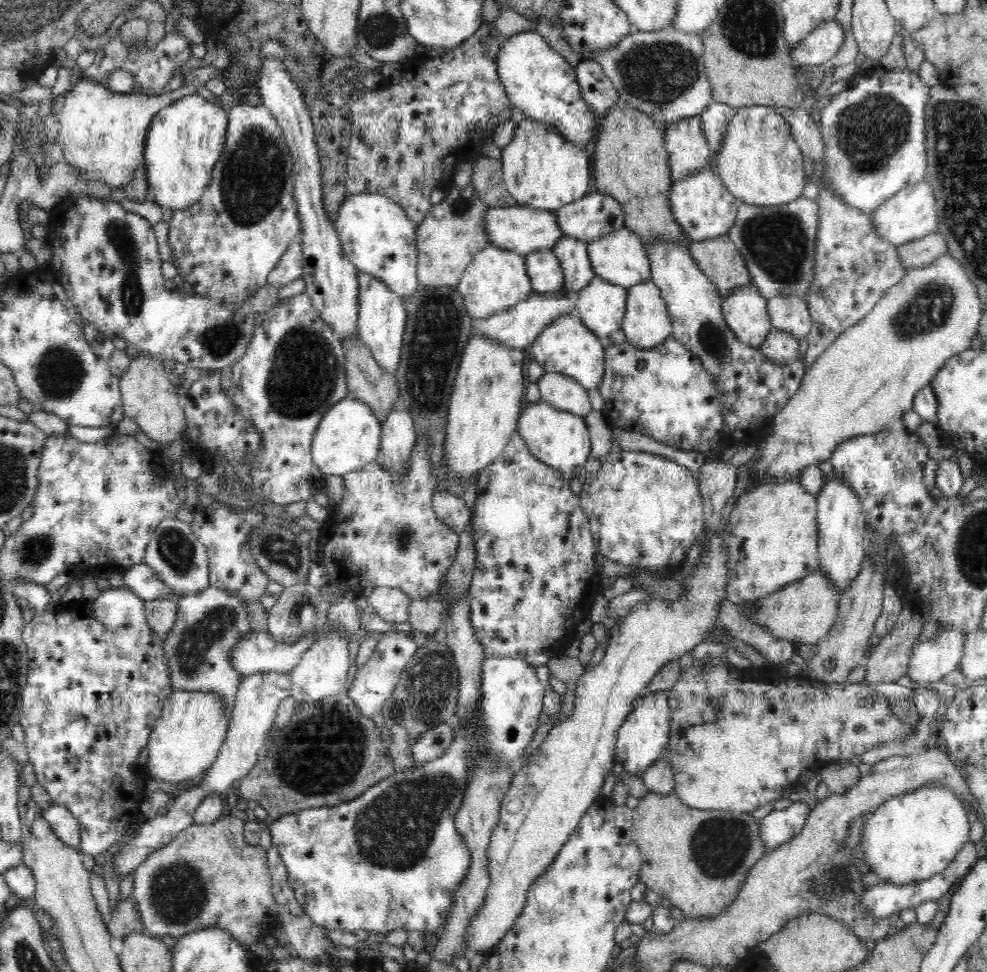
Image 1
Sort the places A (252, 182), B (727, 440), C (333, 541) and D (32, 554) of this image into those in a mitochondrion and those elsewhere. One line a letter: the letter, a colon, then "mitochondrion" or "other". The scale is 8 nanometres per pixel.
A: mitochondrion
B: other
C: other
D: mitochondrion

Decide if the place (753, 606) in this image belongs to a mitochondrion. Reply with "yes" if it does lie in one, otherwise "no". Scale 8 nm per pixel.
no

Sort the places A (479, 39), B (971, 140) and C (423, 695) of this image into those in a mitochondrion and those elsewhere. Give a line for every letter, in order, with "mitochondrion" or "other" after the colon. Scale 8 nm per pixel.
A: other
B: mitochondrion
C: mitochondrion

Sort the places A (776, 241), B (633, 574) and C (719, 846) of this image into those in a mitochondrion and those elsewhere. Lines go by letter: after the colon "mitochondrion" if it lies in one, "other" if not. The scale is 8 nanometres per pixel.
A: mitochondrion
B: other
C: mitochondrion

